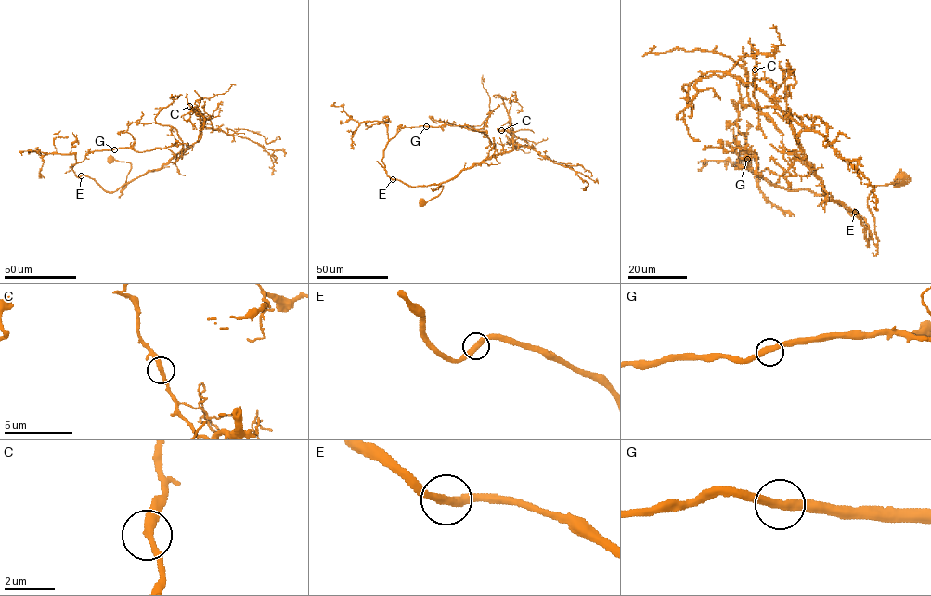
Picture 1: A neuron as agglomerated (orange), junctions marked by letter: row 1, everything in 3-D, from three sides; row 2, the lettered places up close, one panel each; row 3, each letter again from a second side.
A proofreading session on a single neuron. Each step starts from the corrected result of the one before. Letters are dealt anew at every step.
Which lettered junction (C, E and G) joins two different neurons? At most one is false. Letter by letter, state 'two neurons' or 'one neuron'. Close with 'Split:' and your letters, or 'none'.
C: one neuron
E: one neuron
G: one neuron
Split: none

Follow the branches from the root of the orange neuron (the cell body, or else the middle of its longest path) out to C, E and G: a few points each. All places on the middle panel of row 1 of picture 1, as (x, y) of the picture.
C: (421, 203), (436, 197), (443, 186), (433, 189), (461, 170), (510, 152), (513, 148), (511, 134), (501, 130)
E: (421, 203), (436, 197), (443, 186), (433, 190), (440, 185), (409, 187), (393, 179)
G: (421, 203), (443, 186), (433, 190), (440, 185), (409, 187), (391, 179), (381, 159), (400, 127), (426, 126)

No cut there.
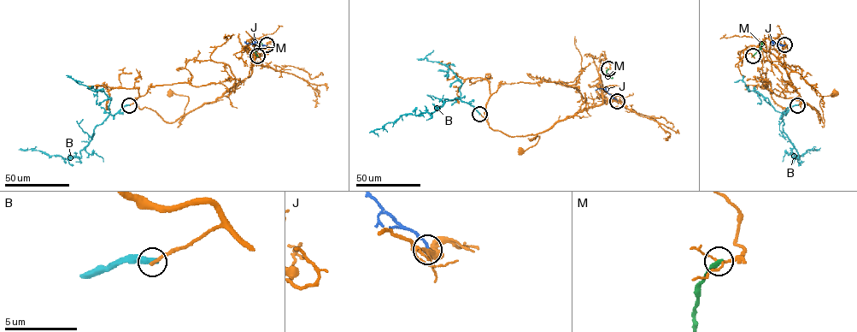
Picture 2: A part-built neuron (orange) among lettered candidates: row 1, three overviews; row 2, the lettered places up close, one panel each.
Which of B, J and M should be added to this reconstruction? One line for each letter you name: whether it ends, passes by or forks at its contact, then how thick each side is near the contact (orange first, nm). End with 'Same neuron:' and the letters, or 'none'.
Same neuron: none

